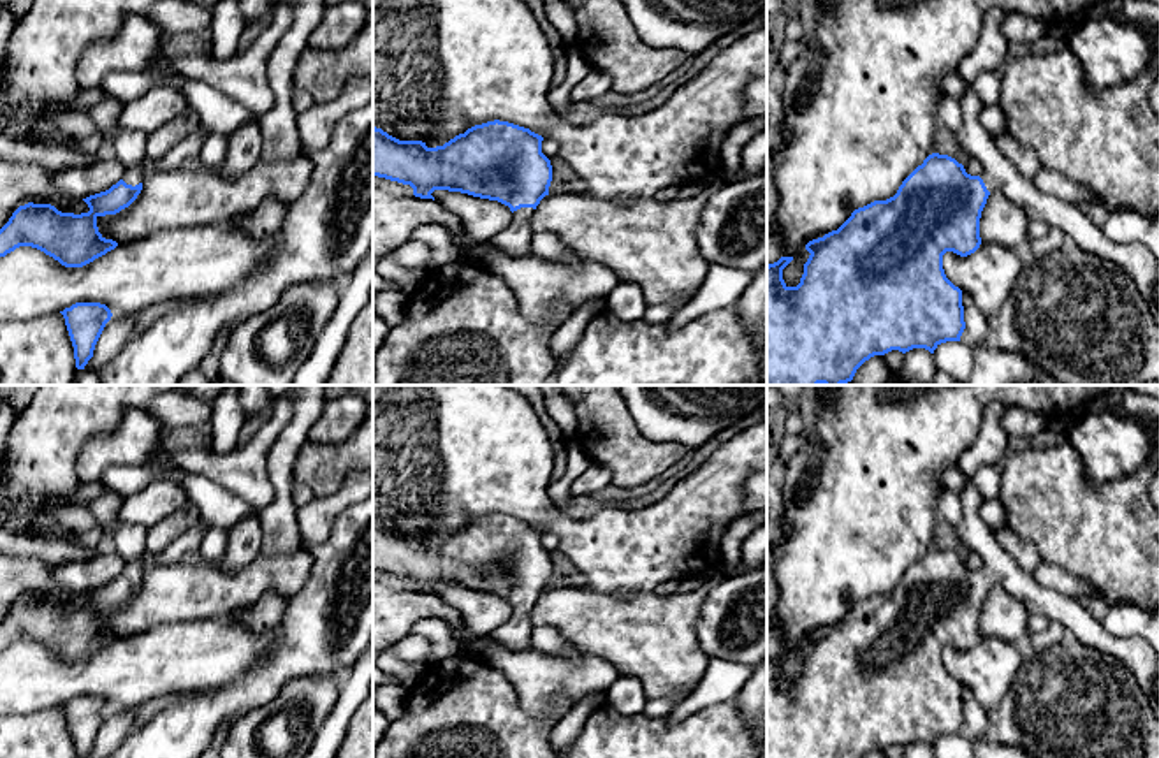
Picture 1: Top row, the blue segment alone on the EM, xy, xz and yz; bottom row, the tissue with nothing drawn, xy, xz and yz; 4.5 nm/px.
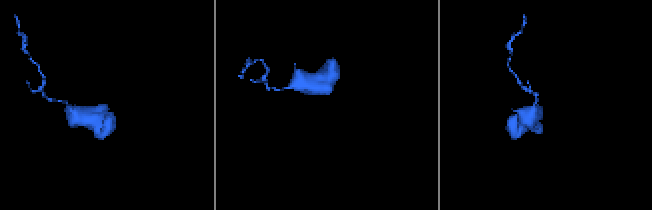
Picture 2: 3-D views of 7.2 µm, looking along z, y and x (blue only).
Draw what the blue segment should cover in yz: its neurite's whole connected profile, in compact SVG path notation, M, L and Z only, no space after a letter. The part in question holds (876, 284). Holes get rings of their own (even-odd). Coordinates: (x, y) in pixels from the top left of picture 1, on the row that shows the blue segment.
M971 88L959 98L959 106L962 127L955 139L969 158L983 165L980 176L967 174L964 165L948 155L932 153L902 181L893 197L855 209L837 230L809 241L805 250L811 255L797 287L788 287L783 280L783 269L793 257L781 257L767 266L767 385L842 385L851 382L856 369L874 355L892 350L906 353L913 348L934 353L941 343L960 341L966 329L962 290L946 278L943 255L953 251L967 257L980 248L980 218L994 190L1001 190L1020 206L1029 220L1043 220L1050 229L1061 229L1071 244L1117 264L1134 280L1150 315L1159 324L1159 257L1141 243L1110 241L1080 206L1046 195L1032 179L1024 178L981 127L980 114L985 104Z

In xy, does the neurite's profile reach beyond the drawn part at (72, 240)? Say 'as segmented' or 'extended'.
extended

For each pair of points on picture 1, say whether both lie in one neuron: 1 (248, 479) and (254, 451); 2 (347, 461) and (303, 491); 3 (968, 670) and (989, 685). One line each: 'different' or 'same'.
1: same
2: different
3: same

